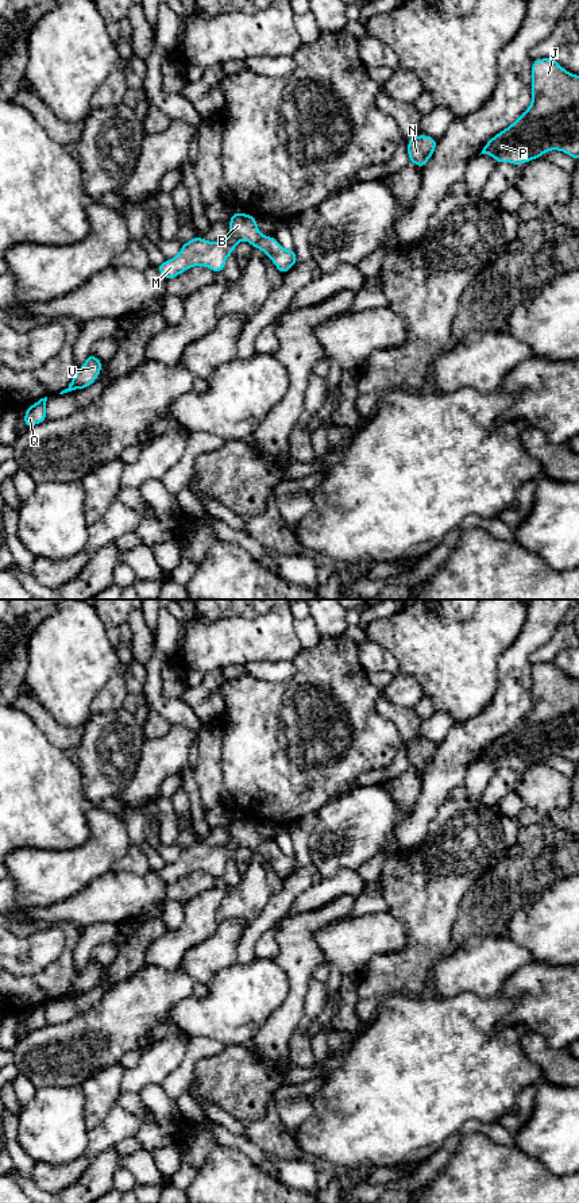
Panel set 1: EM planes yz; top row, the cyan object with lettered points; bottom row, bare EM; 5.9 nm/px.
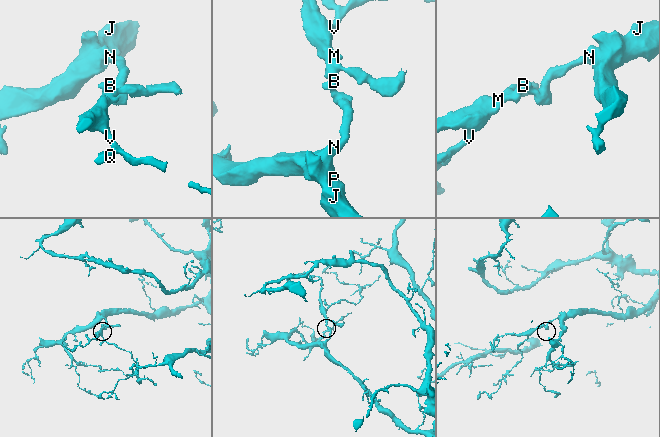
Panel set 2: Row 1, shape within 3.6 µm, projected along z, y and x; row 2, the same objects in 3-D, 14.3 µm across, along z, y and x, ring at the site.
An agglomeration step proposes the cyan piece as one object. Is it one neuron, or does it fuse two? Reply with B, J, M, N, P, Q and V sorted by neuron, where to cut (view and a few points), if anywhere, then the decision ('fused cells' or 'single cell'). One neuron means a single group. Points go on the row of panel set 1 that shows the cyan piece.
B J M N P Q V | no cut | single cell

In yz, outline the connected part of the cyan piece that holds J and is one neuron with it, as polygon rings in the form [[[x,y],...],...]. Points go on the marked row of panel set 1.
[[[553,58],[532,62],[532,104],[507,128],[493,136],[480,154],[490,154],[498,163],[521,166],[551,150],[579,159],[579,76],[568,73]]]

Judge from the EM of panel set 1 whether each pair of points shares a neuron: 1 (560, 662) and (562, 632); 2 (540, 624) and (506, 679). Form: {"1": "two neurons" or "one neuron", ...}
{"1": "two neurons", "2": "one neuron"}

